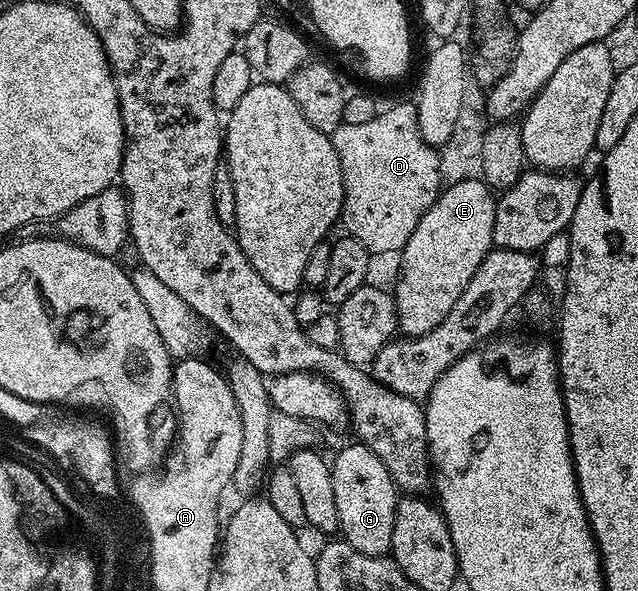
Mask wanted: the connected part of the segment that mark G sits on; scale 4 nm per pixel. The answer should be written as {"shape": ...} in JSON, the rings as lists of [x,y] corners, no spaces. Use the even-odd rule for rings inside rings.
{"shape":[[[361,443],[353,444],[344,446],[332,457],[330,466],[340,537],[364,555],[384,557],[390,552],[392,523],[396,523],[400,490],[395,485],[388,467],[380,463],[380,459],[369,447]]]}

